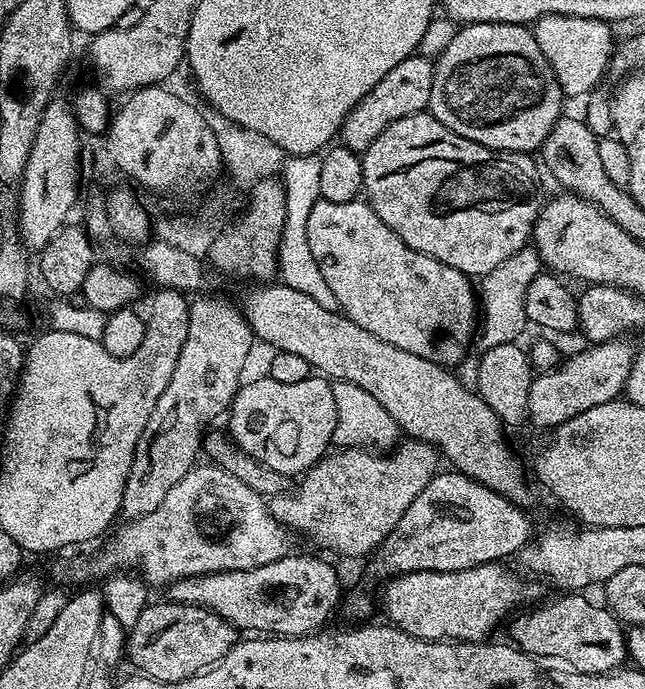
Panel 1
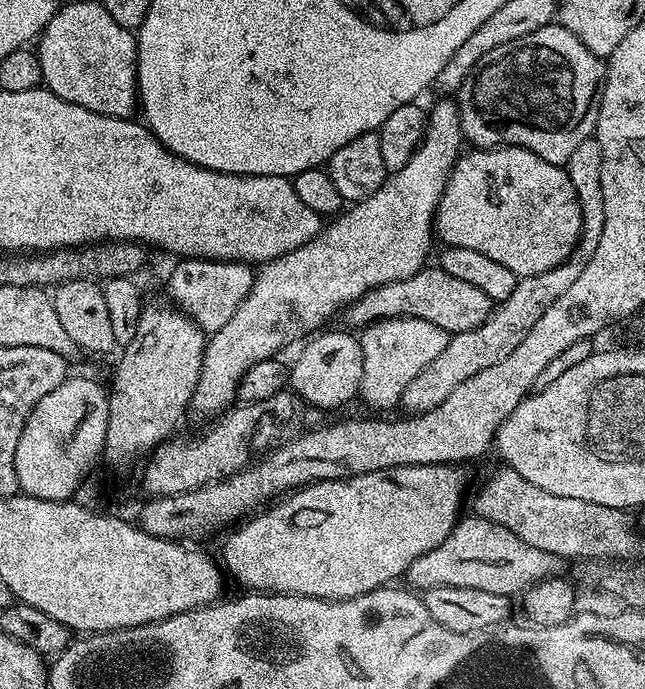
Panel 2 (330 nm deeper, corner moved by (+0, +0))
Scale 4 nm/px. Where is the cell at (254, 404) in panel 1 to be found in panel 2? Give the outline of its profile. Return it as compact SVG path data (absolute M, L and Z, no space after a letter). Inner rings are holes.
M321 331L303 345L300 357L290 364L290 388L313 409L340 408L360 395L362 346L351 331Z

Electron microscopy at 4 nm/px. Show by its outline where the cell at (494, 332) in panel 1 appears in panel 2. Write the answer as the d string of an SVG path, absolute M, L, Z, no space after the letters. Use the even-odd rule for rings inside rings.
M390 318L369 324L359 333L362 346L361 401L365 400L372 408L396 408L400 395L446 350L450 336L434 322L422 322L422 318Z

